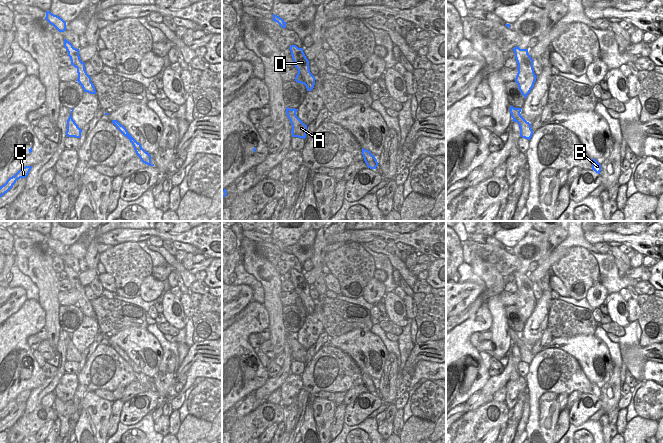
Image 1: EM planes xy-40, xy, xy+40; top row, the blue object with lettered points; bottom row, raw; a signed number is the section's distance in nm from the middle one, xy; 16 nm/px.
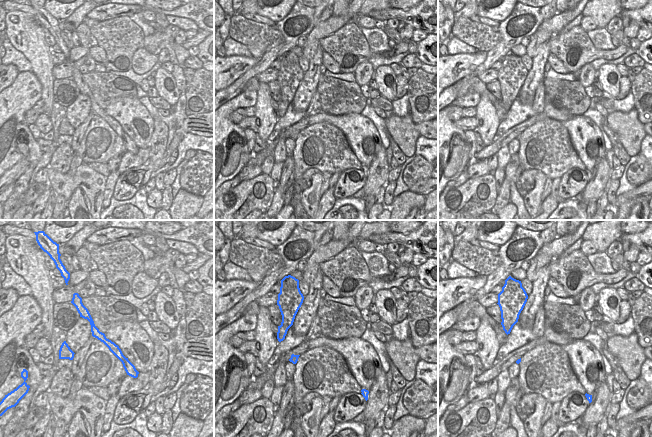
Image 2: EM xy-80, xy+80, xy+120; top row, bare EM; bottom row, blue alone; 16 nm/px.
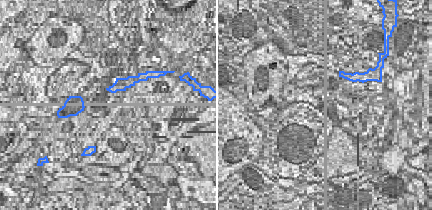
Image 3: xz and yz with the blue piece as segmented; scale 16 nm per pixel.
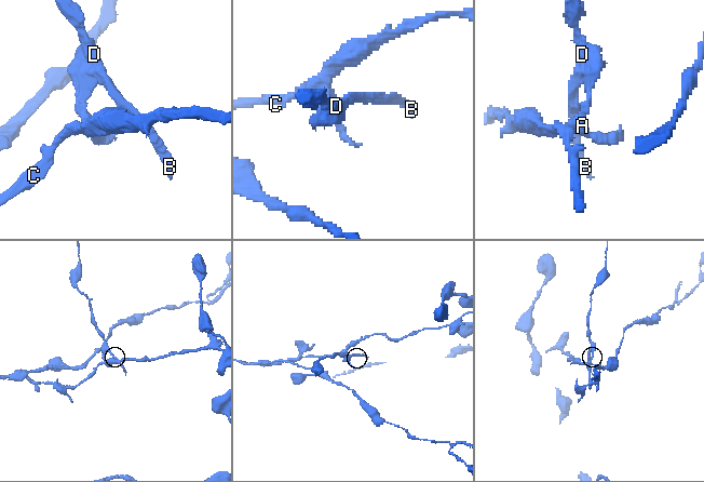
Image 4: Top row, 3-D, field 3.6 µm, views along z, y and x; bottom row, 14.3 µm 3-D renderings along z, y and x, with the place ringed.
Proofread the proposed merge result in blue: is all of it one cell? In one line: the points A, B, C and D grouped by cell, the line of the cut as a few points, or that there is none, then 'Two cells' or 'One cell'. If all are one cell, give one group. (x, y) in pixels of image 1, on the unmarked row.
Groups: A C / B D. Split along xy (295, 338), (290, 345). Two cells

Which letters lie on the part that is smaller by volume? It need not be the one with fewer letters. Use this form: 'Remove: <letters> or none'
Remove: B, D

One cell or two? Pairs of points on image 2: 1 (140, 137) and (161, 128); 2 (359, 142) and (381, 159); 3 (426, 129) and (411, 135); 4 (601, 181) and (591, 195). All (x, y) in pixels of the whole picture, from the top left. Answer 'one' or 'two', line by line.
1: two
2: two
3: two
4: one

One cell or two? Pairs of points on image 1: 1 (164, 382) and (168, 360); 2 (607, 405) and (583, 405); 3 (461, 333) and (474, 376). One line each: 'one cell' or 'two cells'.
1: one cell
2: two cells
3: one cell

